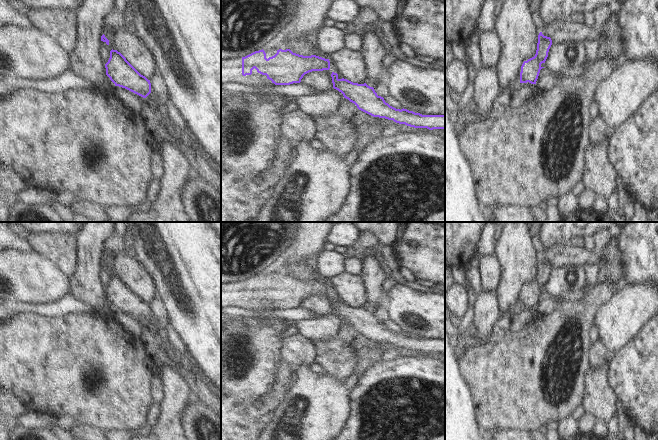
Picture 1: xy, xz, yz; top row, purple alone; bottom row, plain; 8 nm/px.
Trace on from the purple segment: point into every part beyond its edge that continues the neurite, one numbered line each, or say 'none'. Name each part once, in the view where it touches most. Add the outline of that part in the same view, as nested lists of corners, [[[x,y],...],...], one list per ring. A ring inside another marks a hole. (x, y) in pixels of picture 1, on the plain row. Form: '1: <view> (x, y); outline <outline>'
1: xz (231, 293); outline [[[242,281],[221,285],[221,309],[228,306],[237,306],[259,311],[265,303],[267,303],[267,300],[258,297],[255,292],[251,299],[243,300]]]

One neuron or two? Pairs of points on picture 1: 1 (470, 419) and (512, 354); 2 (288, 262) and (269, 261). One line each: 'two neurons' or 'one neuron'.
1: two neurons
2: two neurons

